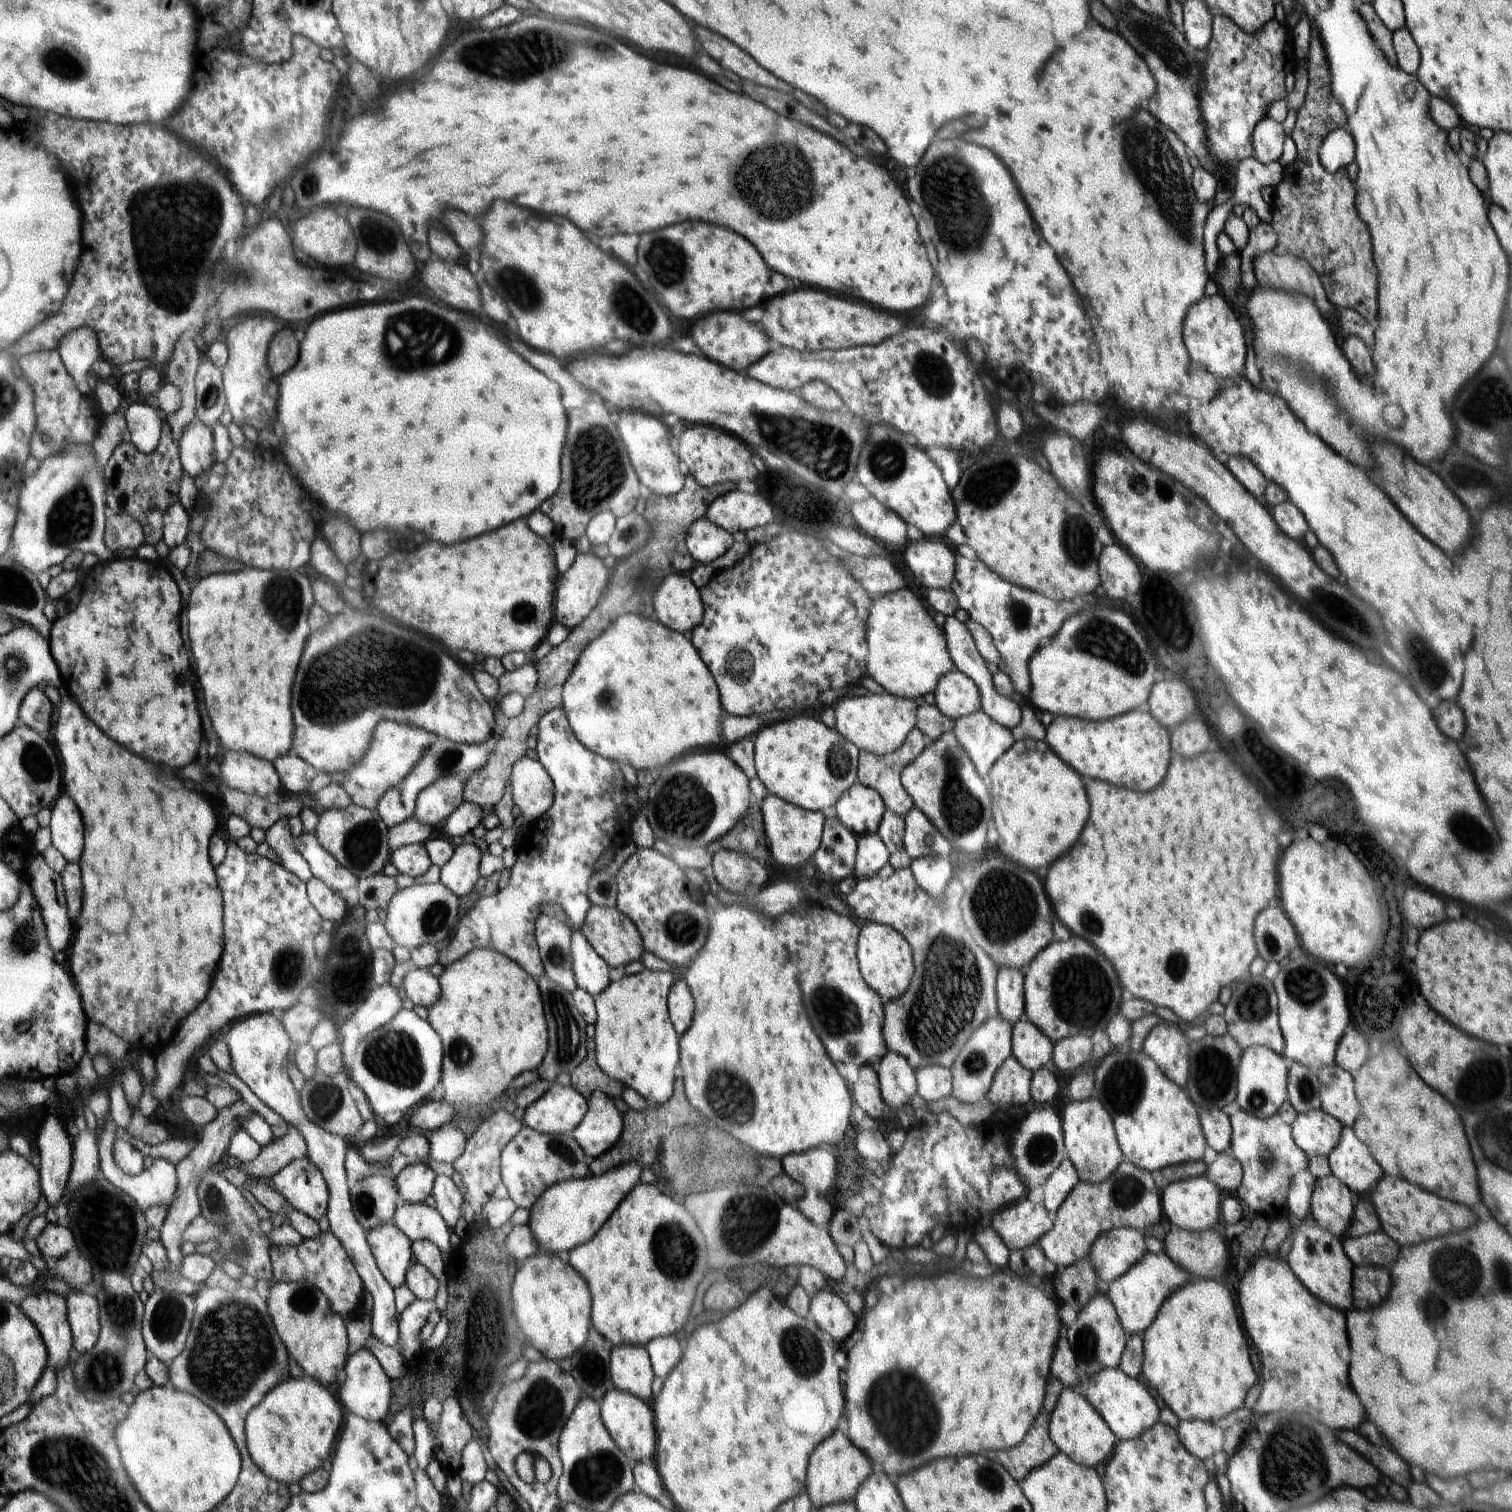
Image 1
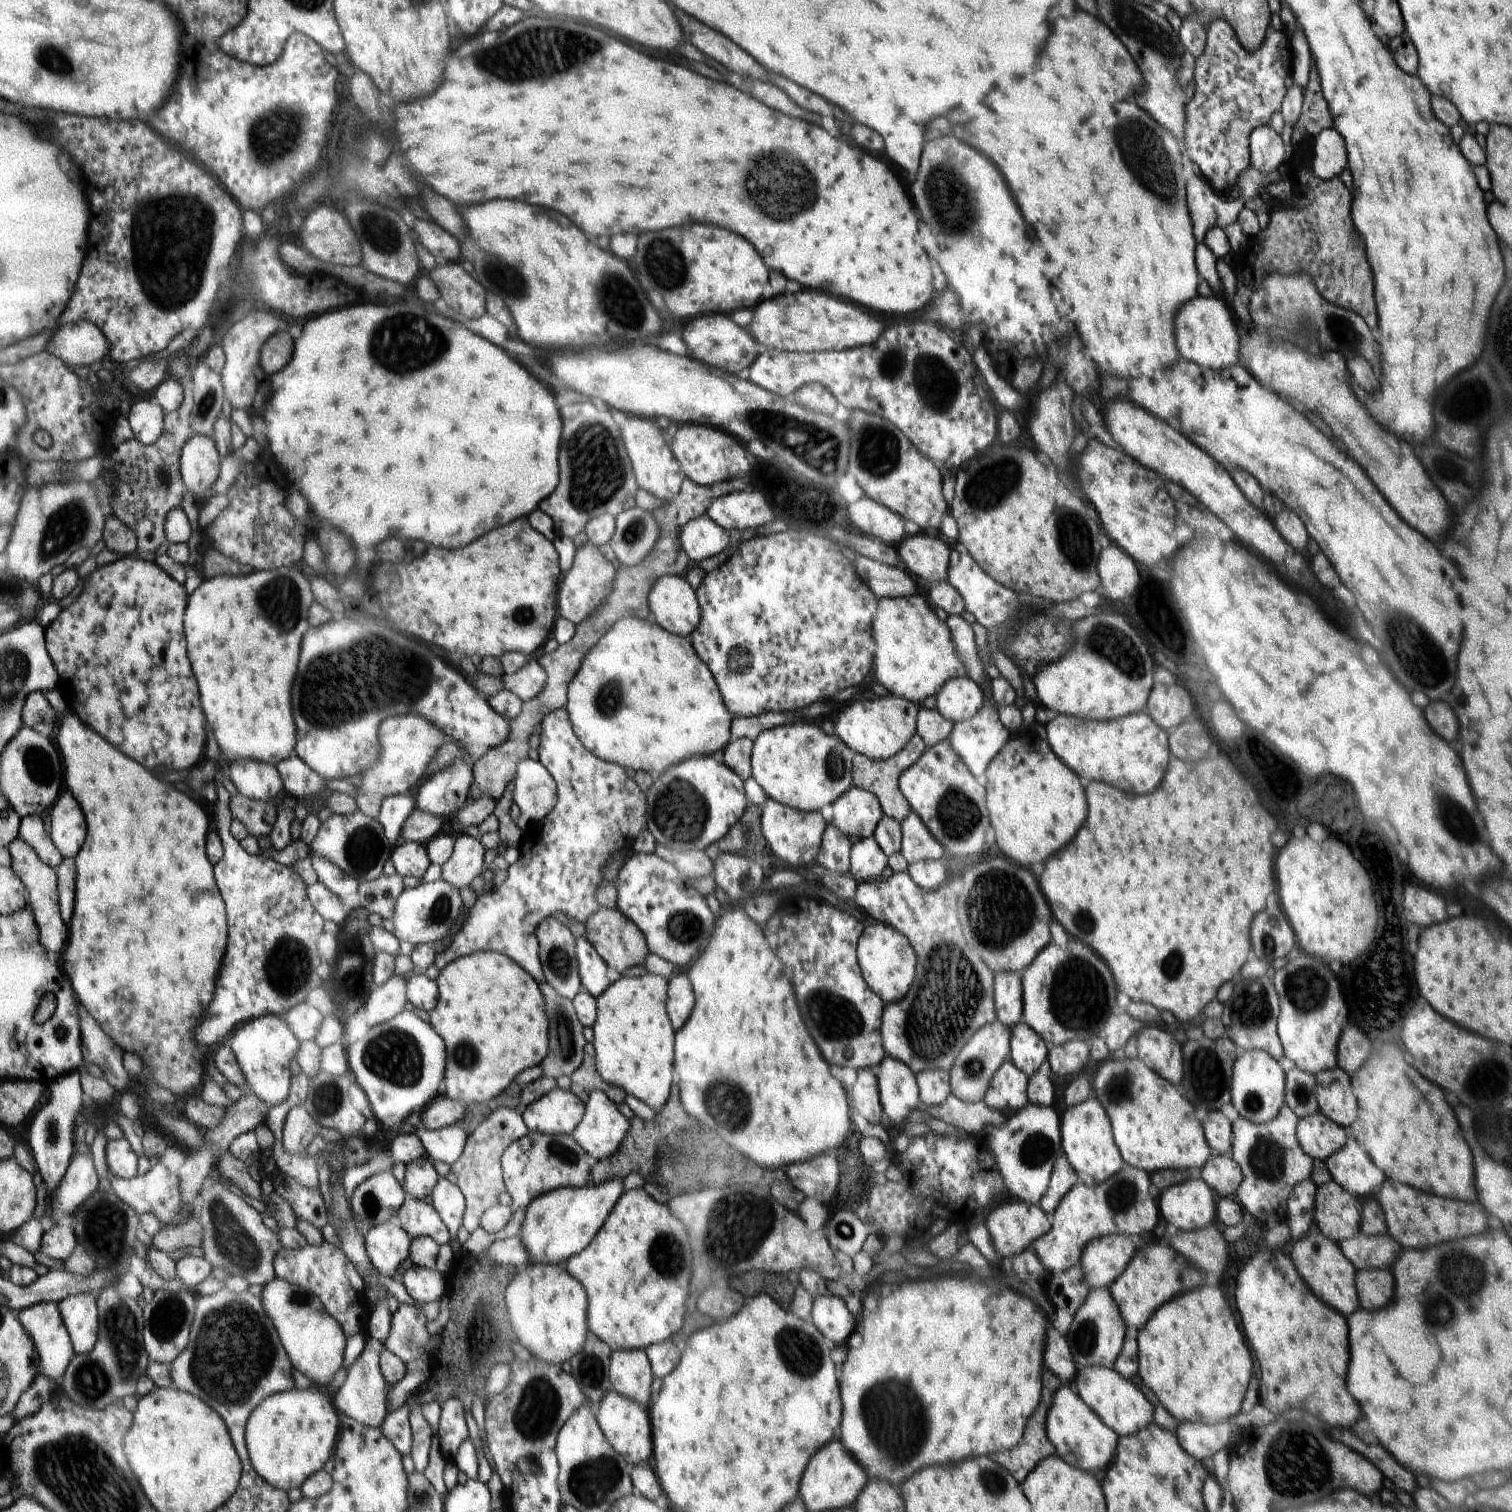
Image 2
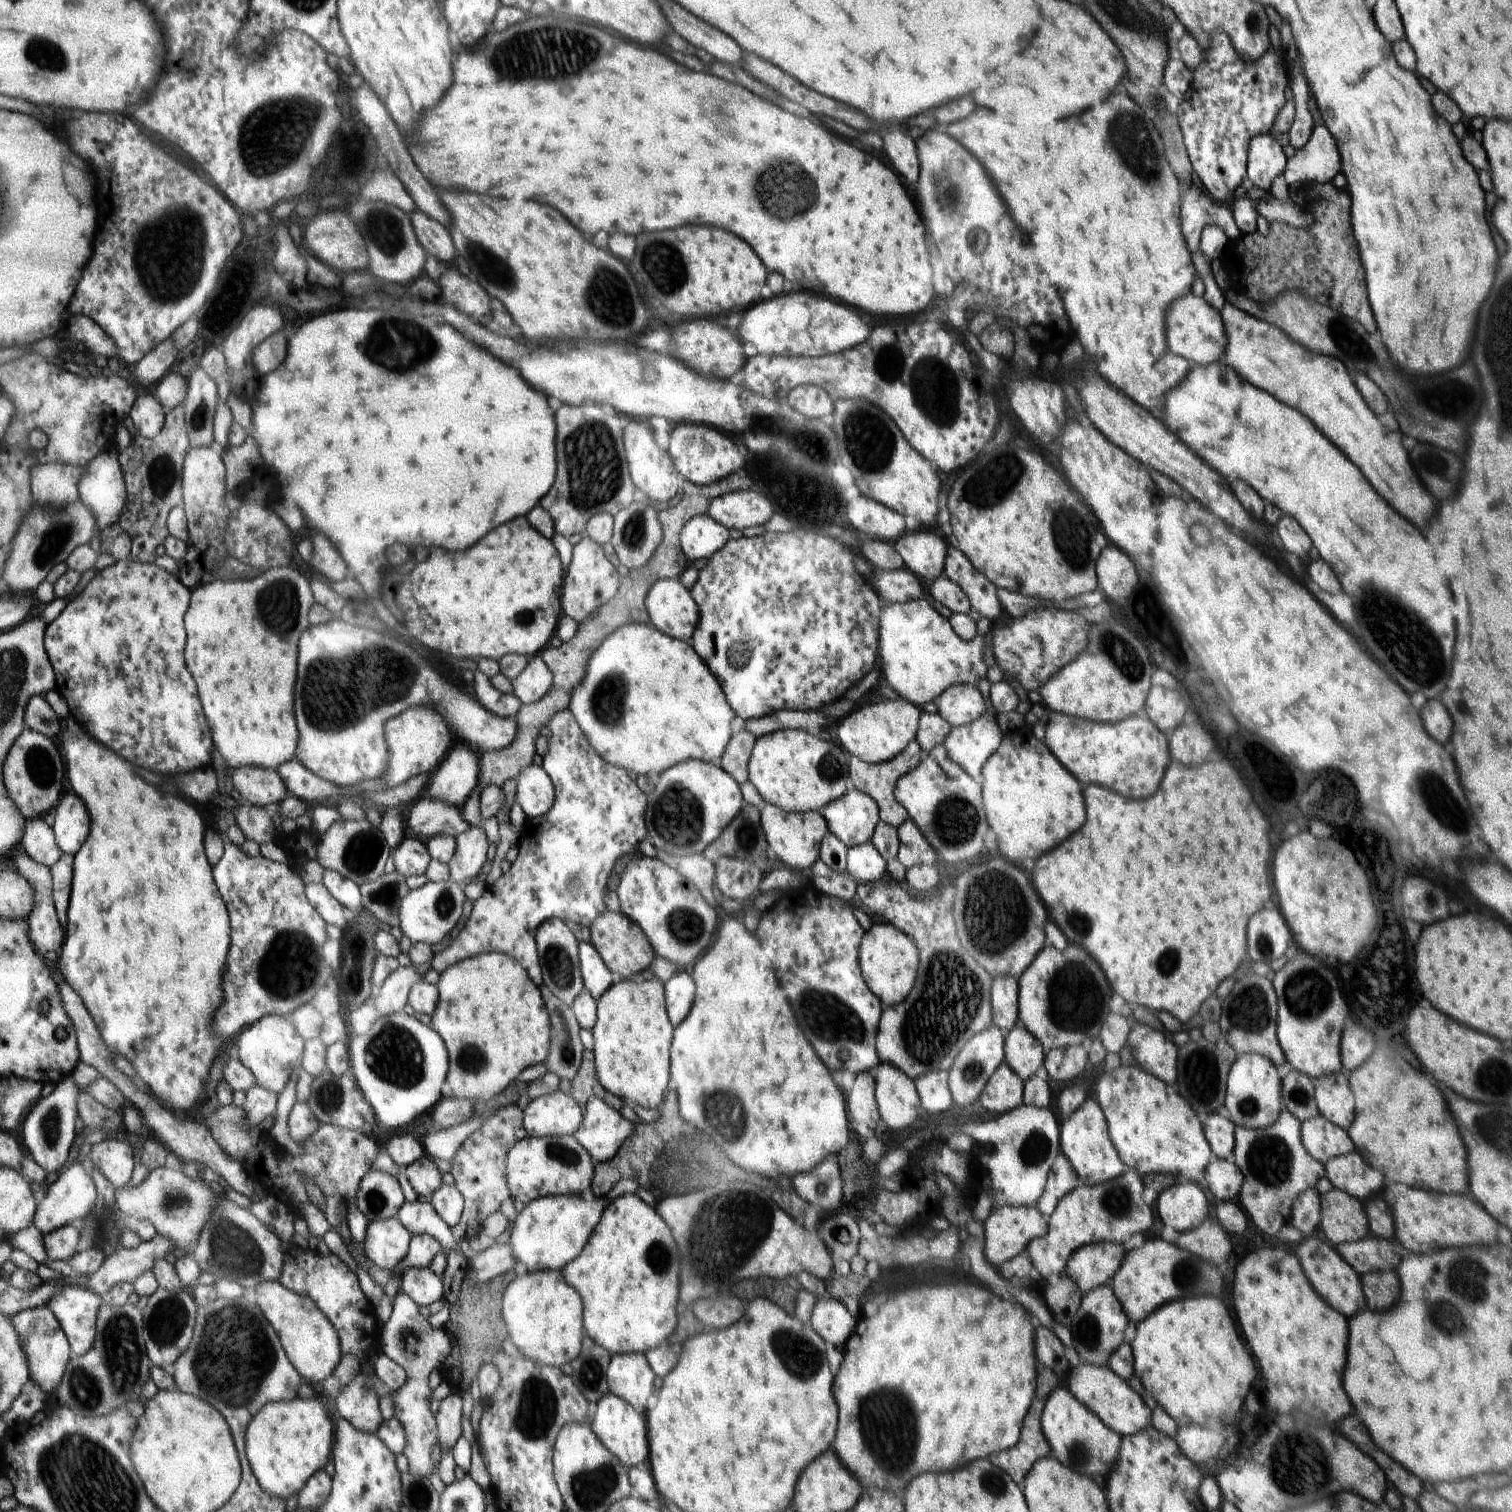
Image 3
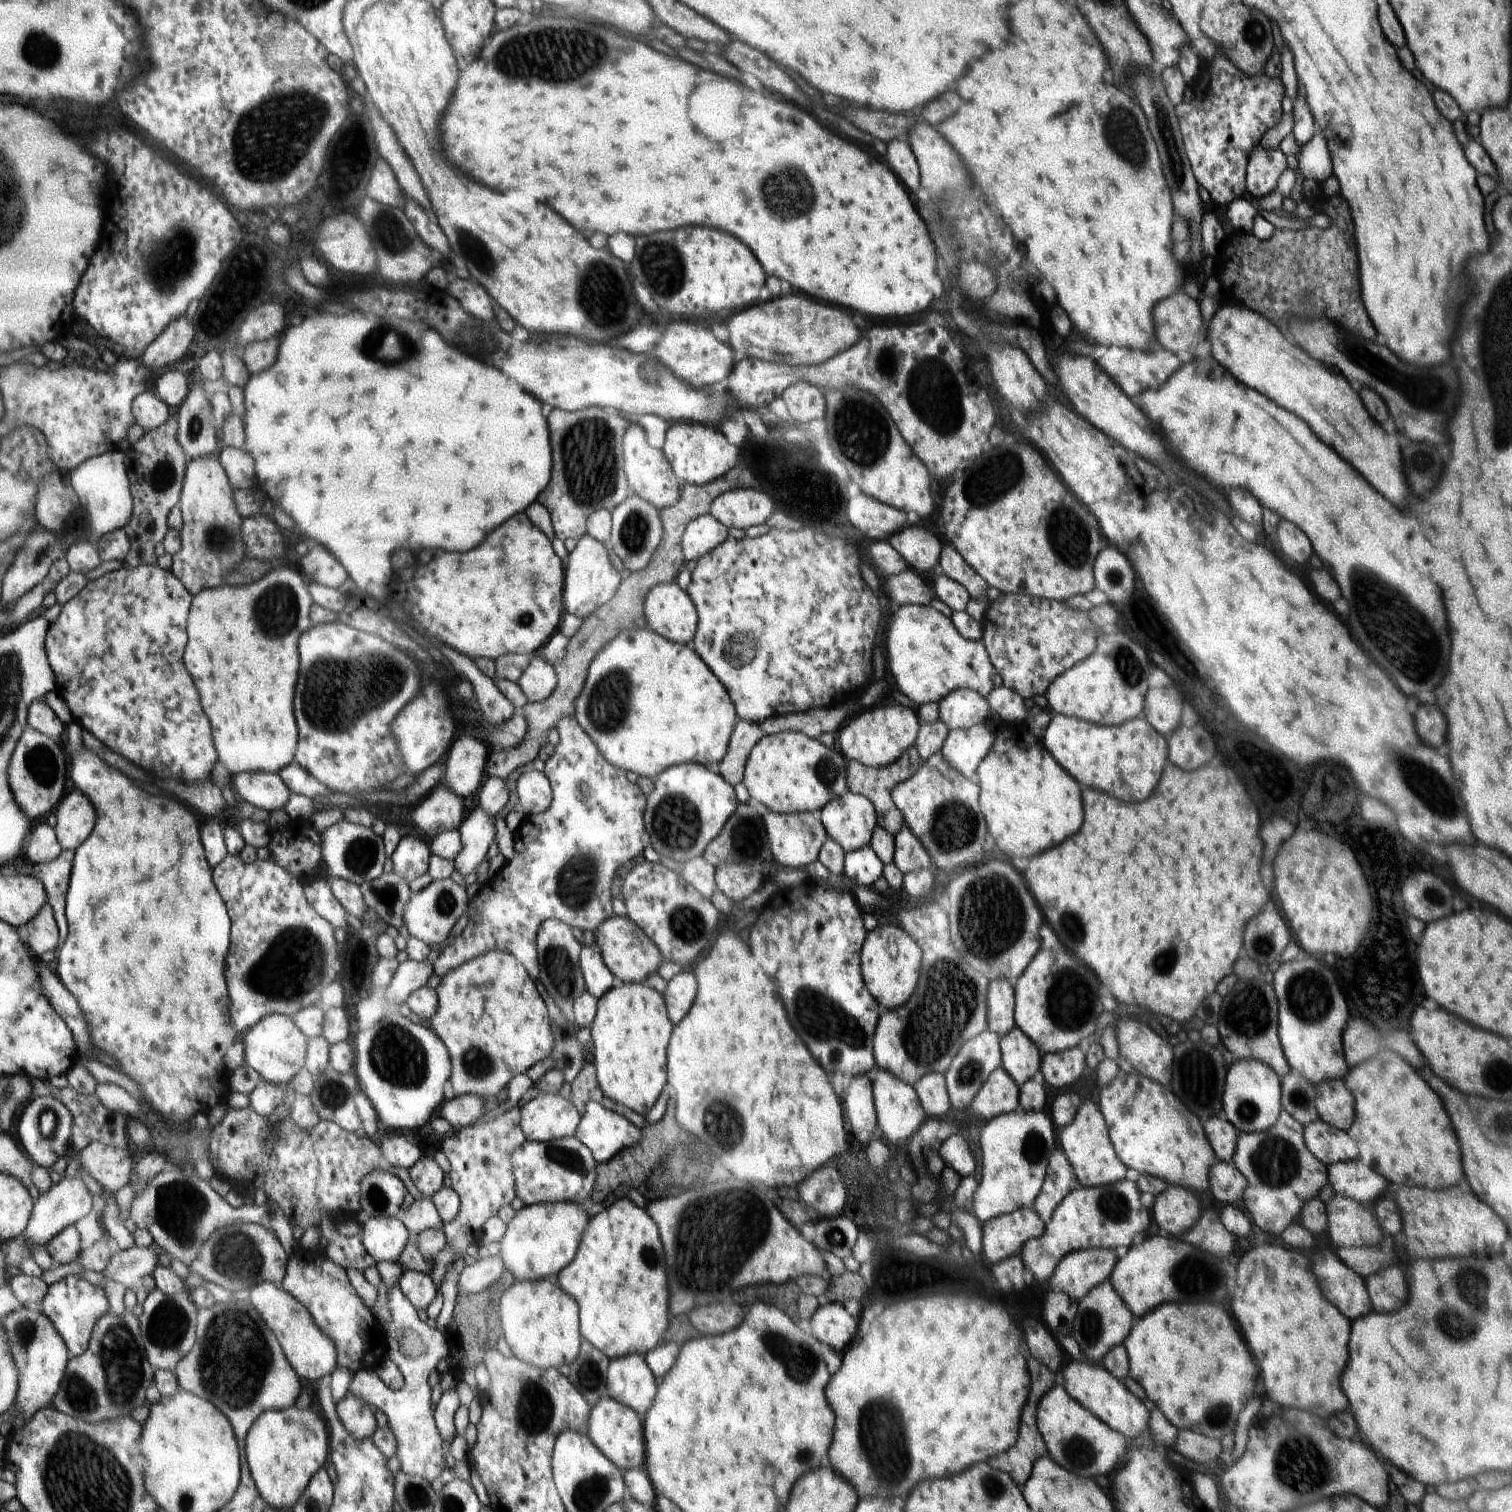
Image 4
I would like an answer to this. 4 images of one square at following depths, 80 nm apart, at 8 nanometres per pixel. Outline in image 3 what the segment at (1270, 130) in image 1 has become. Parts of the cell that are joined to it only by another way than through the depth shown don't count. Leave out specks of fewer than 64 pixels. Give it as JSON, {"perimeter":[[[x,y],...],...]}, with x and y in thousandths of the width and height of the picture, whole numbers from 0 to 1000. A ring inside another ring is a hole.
{"perimeter":[[[840,89],[832,89],[826,94],[824,124],[831,123],[840,126],[841,120],[851,109],[848,97]]]}

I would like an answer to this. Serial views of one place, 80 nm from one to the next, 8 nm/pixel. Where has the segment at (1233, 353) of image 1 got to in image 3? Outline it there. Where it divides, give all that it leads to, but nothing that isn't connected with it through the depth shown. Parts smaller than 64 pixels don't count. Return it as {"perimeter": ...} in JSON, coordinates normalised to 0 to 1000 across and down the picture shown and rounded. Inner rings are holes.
{"perimeter":[[[782,196],[771,204],[771,228],[772,230],[784,237],[786,239],[791,241],[799,241],[804,237],[809,237],[810,229],[810,220],[808,211],[806,207],[802,206],[801,202],[795,197],[788,196]]]}

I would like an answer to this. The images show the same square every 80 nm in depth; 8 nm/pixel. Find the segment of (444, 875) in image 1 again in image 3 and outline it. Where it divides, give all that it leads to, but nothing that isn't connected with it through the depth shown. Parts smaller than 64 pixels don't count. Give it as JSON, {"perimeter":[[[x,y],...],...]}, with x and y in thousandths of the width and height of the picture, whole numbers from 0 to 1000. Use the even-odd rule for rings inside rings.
{"perimeter":[[[312,546],[310,549],[301,553],[302,562],[301,565],[296,570],[298,582],[307,585],[307,582],[313,581],[323,566],[323,553],[319,547]]]}

